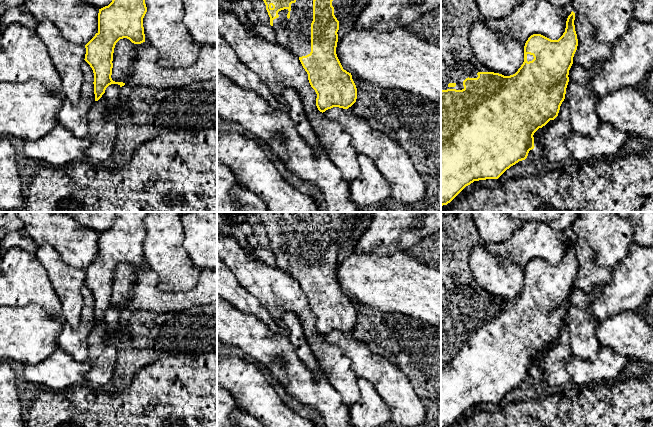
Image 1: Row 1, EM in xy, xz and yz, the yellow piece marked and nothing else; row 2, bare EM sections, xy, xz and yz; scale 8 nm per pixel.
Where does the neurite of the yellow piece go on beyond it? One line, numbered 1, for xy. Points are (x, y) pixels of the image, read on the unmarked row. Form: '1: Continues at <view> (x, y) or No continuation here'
1: No continuation here

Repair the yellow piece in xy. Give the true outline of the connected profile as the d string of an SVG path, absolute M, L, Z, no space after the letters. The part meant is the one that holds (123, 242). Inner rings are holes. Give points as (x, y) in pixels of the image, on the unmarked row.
M115 212L112 226L98 237L98 256L85 269L85 285L94 297L95 325L111 308L124 310L112 304L113 277L116 267L123 262L134 268L145 266L143 242L147 236L145 217L148 212Z

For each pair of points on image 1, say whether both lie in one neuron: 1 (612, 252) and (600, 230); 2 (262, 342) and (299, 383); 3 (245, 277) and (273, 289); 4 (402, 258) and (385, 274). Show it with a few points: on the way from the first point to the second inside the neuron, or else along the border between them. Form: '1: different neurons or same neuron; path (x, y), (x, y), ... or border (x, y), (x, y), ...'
1: same neuron; path (609, 247), (609, 239), (605, 235)
2: same neuron; path (275, 349), (284, 351), (290, 360), (290, 370)
3: same neuron; path (252, 277), (257, 277), (266, 283)
4: same neuron; path (398, 262), (389, 271)

